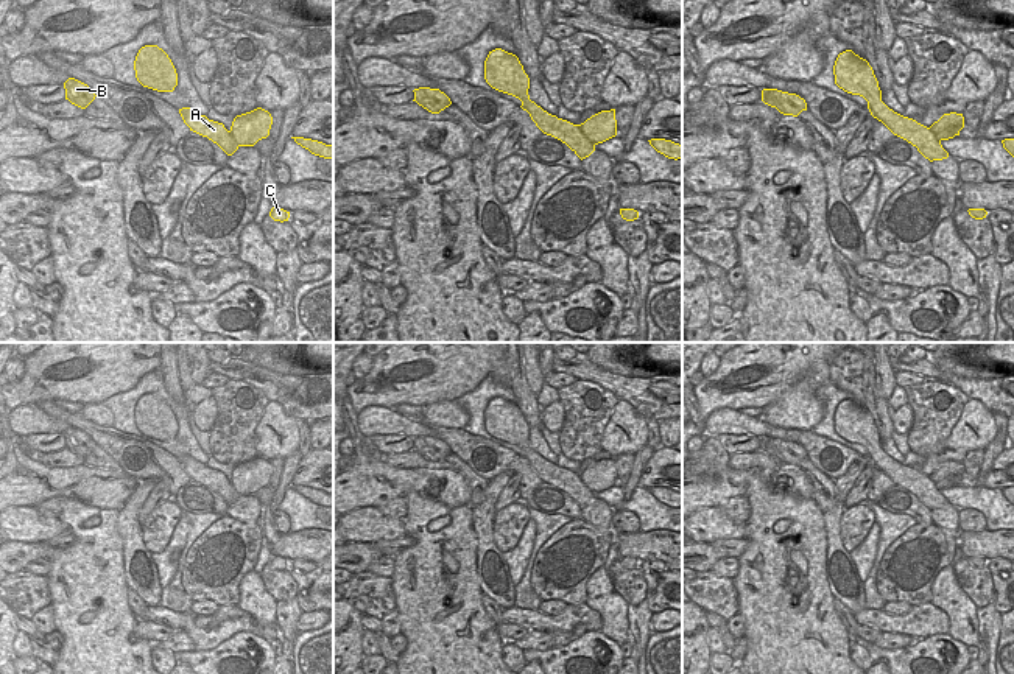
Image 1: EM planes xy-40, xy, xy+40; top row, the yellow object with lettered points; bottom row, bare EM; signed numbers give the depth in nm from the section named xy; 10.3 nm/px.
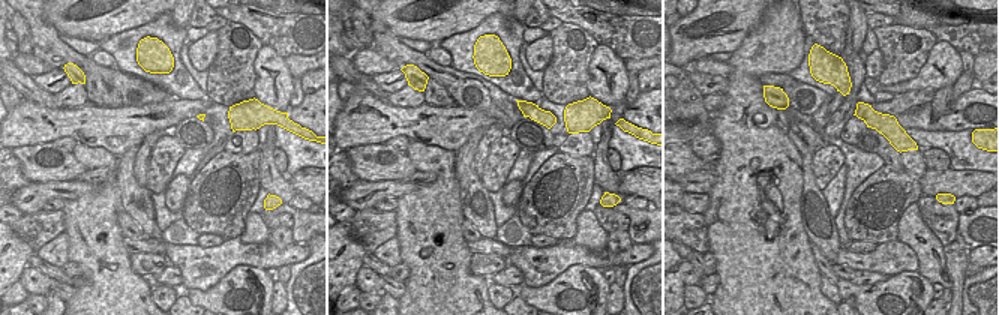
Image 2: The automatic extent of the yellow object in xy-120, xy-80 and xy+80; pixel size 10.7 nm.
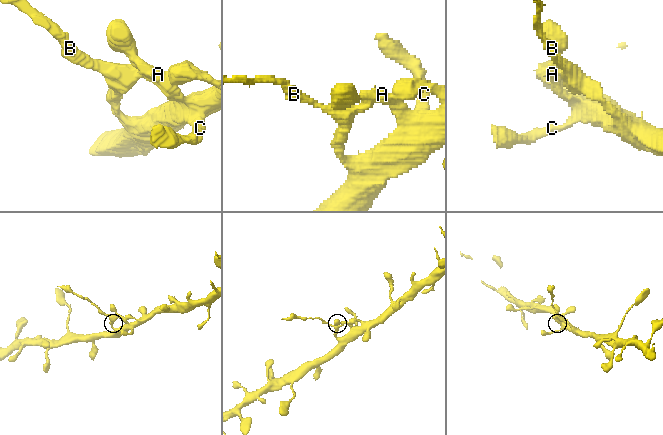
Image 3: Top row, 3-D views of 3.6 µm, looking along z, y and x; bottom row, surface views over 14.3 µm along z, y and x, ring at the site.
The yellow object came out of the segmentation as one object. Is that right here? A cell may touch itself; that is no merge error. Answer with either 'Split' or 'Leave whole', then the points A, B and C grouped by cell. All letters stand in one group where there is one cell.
Leave whole. Groups: A B C

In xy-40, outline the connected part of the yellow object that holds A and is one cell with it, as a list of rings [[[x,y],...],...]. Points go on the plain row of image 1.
[[[182,456],[179,462],[190,479],[207,486],[227,504],[232,504],[240,495],[254,495],[259,489],[266,487],[273,473],[271,462],[262,456],[237,464],[229,479],[223,472],[209,469],[192,456]]]

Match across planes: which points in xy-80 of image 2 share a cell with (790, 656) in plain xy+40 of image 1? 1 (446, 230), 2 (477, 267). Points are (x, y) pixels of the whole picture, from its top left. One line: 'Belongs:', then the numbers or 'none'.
Belongs: 1

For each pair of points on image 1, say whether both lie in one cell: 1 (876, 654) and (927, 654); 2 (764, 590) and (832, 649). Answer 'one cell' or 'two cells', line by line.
1: one cell
2: one cell

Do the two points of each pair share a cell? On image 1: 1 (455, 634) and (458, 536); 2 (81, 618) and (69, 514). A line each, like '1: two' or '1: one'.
1: one
2: one

